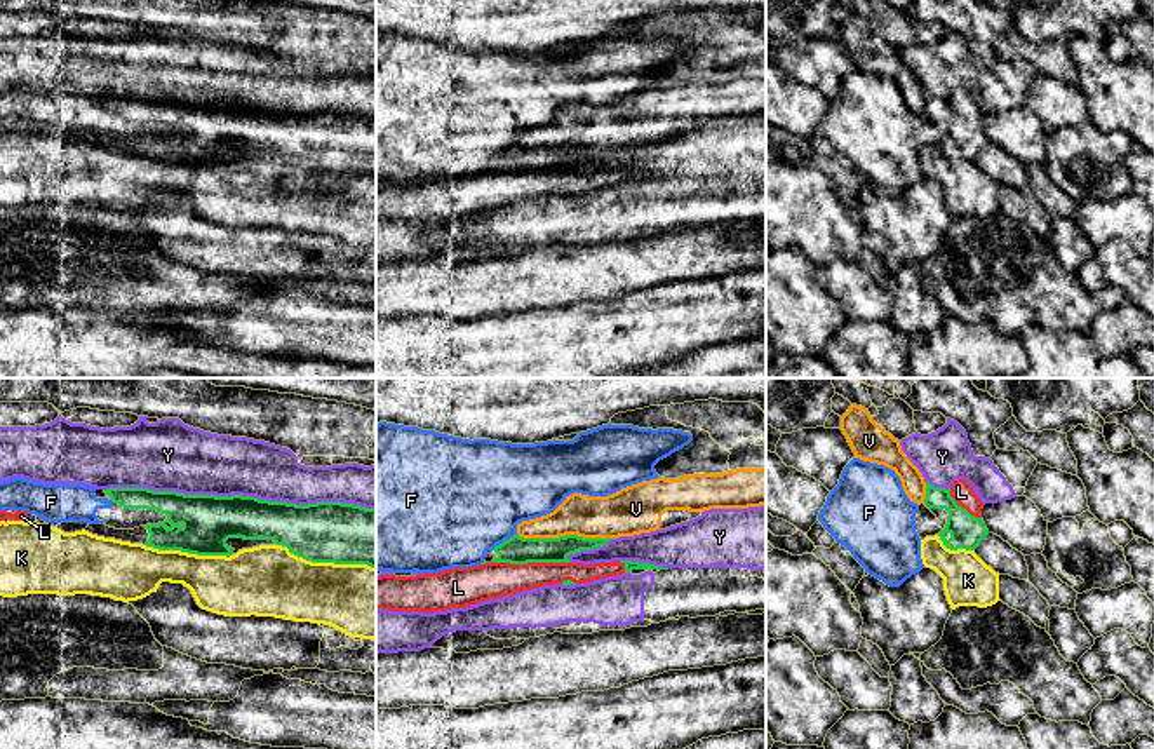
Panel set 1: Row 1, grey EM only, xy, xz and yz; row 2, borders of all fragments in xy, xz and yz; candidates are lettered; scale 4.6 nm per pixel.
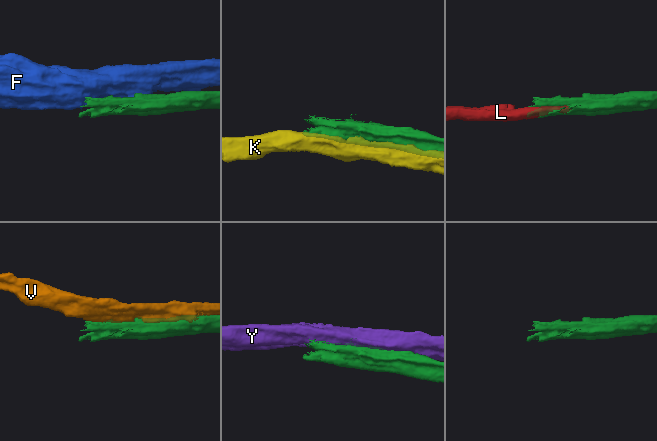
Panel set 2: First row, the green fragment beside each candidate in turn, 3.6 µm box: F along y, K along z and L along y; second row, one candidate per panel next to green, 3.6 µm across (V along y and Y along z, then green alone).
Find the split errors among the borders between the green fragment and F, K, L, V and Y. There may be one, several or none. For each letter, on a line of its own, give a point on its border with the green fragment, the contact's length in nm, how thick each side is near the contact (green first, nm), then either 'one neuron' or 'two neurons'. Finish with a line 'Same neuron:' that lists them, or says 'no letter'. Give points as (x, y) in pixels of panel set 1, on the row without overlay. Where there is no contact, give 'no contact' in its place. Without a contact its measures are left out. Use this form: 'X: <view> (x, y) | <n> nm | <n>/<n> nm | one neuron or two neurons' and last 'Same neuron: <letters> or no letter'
F: xz (505, 150) | 140 nm | 130/500 nm | two neurons
K: xy (326, 171) | 460 nm | 280/320 nm | two neurons
L: xz (531, 171) | 360 nm | 130/170 nm | one neuron
V: xz (566, 145) | 440 nm | 130/200 nm | two neurons
Y: xy (241, 105) | 1250 nm | 240/300 nm | two neurons
Same neuron: L

